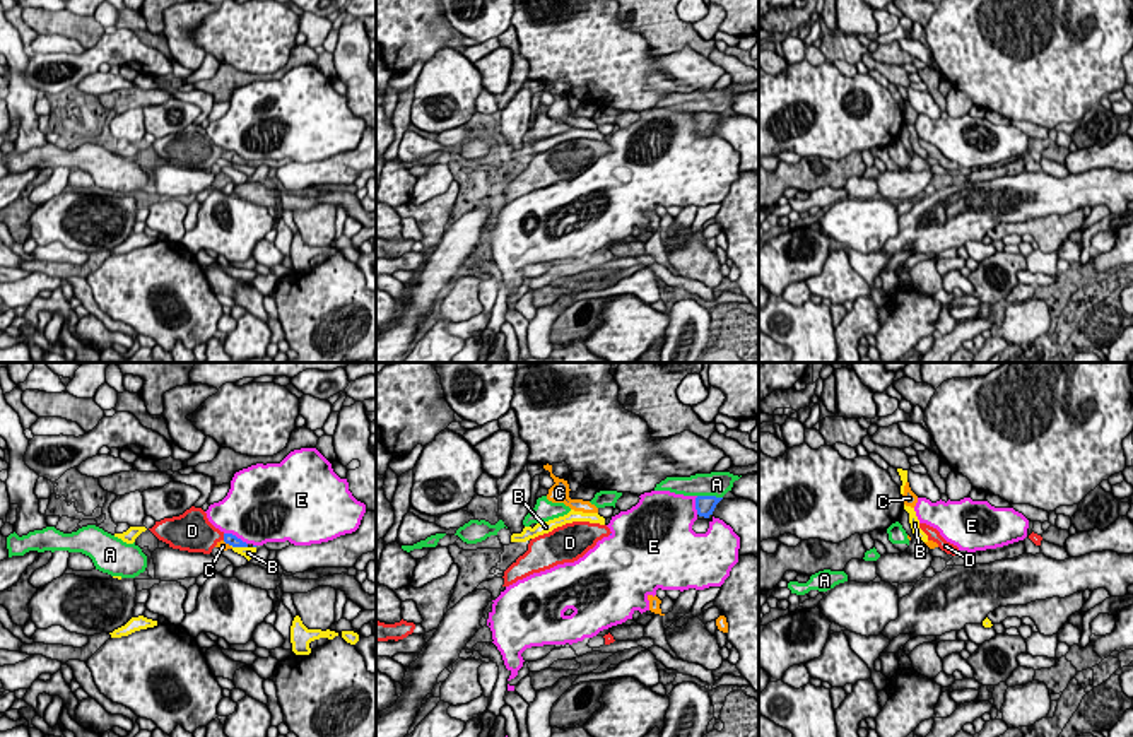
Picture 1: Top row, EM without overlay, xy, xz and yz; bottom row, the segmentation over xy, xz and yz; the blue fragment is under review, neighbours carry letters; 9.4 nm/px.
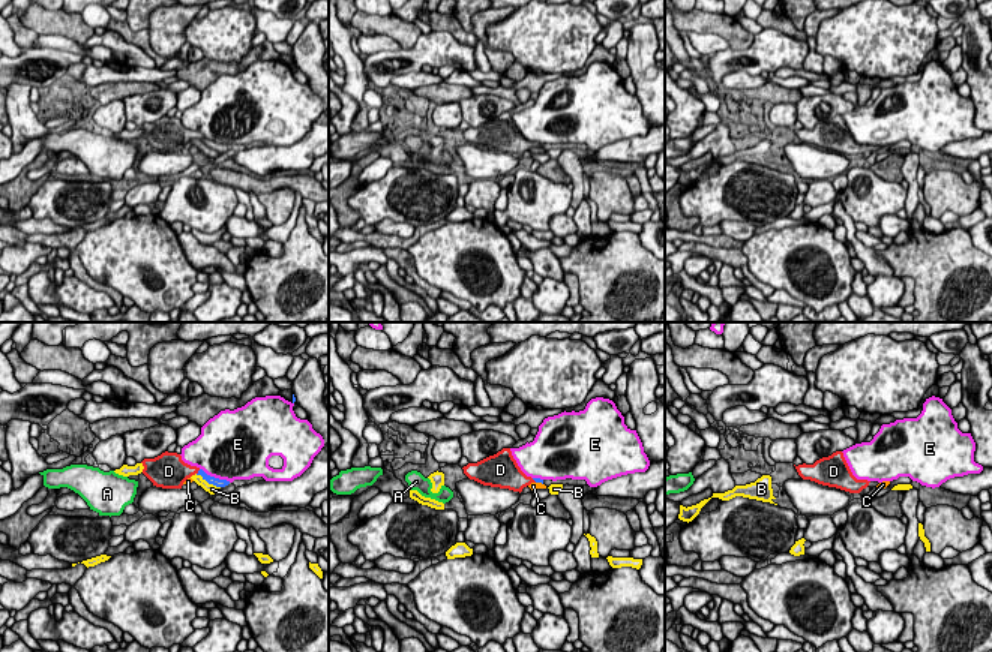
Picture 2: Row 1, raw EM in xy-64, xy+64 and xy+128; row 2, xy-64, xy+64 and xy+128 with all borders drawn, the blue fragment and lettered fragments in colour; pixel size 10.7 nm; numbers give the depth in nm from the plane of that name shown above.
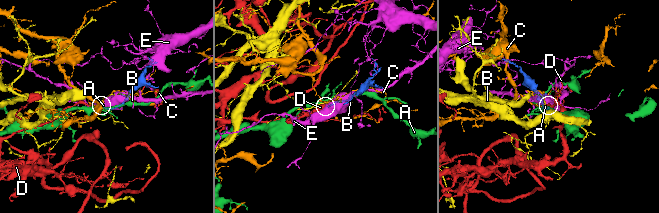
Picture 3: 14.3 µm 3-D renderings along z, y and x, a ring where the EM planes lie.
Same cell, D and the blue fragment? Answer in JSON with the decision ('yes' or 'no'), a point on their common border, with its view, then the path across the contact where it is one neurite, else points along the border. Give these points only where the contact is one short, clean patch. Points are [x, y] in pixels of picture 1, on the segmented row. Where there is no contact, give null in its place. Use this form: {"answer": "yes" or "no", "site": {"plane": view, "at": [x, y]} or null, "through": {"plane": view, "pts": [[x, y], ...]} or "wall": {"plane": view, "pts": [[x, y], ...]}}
{"answer": "yes", "site": {"plane": "xy", "at": [224, 537]}, "through": {"plane": "xy", "pts": [[229, 539], [224, 537], [199, 536]]}}

